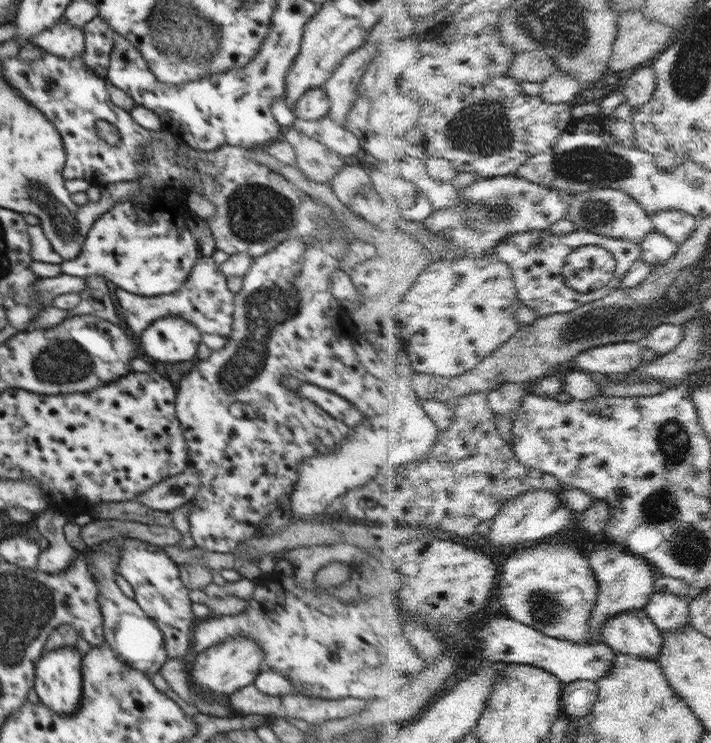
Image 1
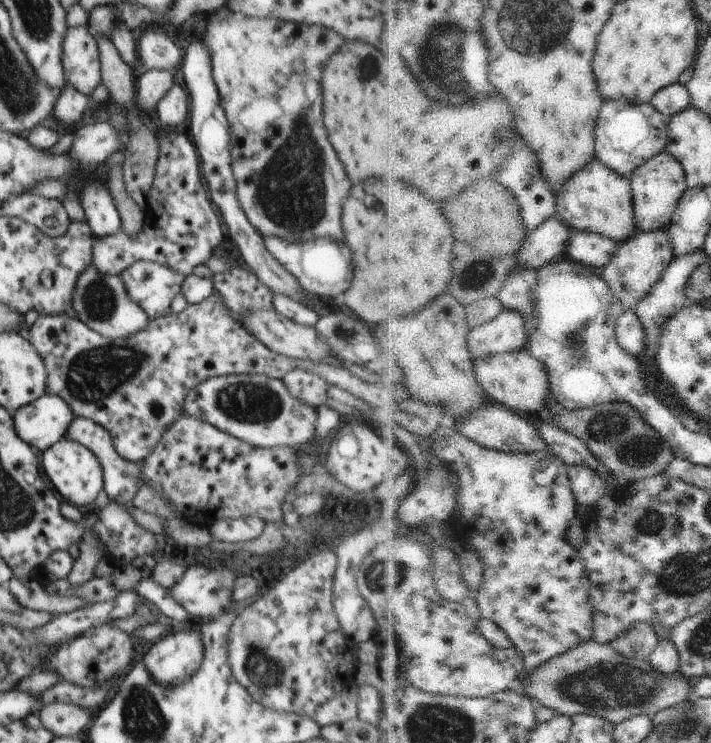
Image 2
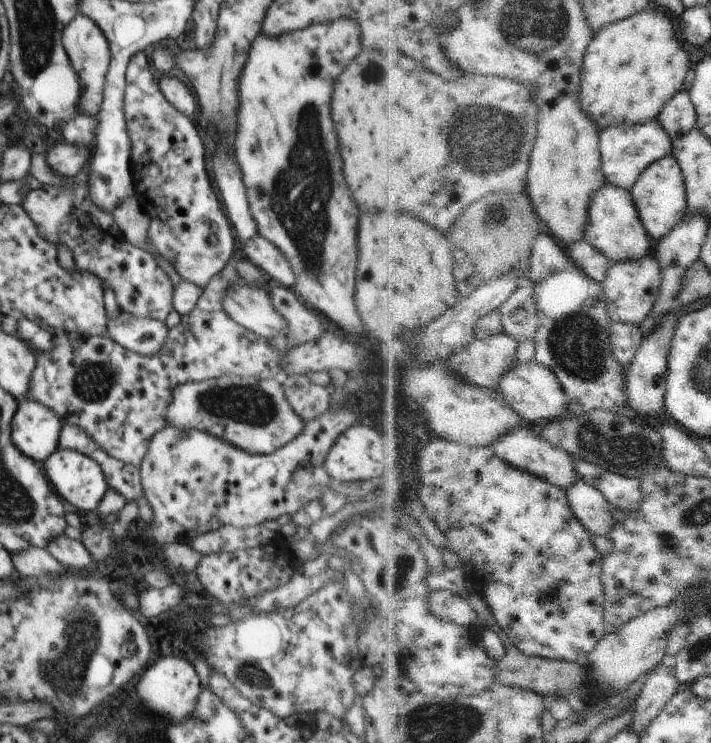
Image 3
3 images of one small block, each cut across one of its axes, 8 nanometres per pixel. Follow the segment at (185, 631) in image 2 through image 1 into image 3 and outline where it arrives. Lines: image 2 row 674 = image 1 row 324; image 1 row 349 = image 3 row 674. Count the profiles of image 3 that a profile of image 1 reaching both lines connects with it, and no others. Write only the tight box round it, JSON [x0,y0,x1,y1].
[136,656,201,723]

